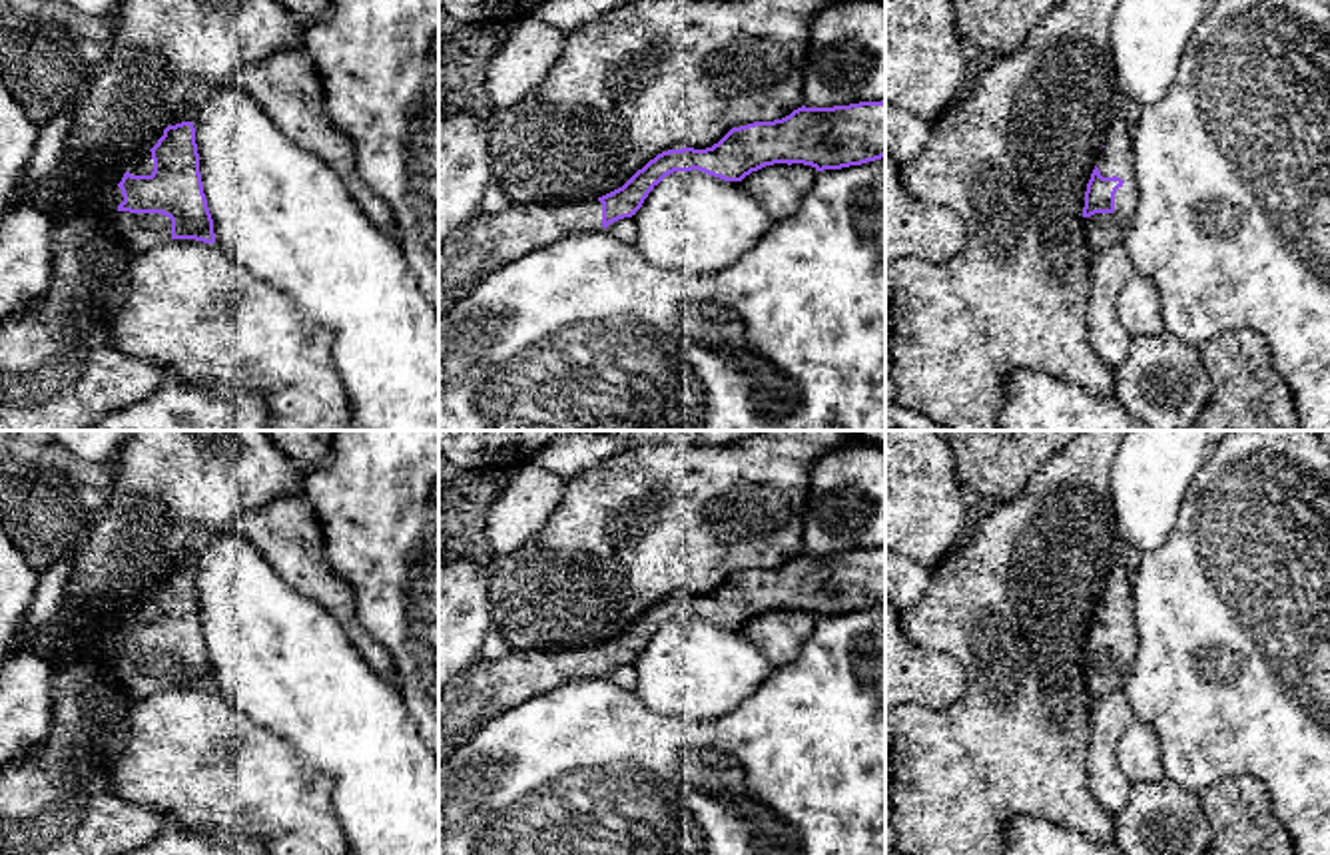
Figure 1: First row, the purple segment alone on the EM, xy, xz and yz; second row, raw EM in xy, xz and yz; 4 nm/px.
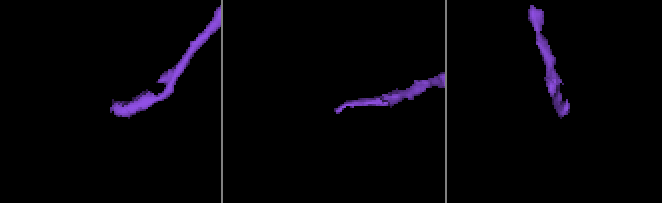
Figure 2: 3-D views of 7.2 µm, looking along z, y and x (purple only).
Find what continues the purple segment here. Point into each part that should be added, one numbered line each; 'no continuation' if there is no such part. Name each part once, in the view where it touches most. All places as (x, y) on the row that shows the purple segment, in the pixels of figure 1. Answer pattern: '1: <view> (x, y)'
1: xy (140, 232)

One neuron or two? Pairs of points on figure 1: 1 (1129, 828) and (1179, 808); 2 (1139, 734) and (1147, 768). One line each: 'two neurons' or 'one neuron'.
1: one neuron
2: one neuron

